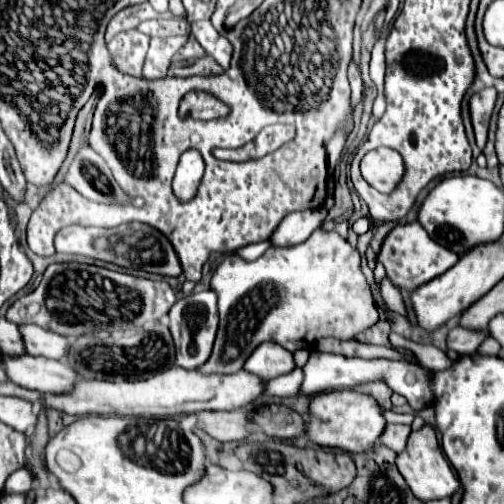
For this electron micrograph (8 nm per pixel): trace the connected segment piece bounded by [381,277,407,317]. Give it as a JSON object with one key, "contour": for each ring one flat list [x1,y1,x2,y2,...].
{"contour":[[385,277,381,281,381,294,388,308,405,317,407,315,405,304,399,290]]}

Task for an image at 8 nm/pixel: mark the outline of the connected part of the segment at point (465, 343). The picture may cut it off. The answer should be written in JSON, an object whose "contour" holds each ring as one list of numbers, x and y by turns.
{"contour":[[456,327,456,329,452,329,452,331,448,333,446,345,448,345,448,349,456,351,458,355,472,355,486,337,488,337,488,331,482,331,482,333,476,333,476,331,474,331,474,333,472,333,472,331,468,331,468,329]]}

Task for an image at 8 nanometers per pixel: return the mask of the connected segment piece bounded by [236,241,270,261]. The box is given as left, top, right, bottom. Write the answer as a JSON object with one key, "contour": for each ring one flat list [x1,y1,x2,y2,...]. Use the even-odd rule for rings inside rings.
{"contour":[[262,241,262,243,254,243,254,245,246,245,246,247,236,249,236,255,238,255,238,257,242,255,242,259,252,261,252,259,258,259,268,247,270,247,270,243,268,243,268,241]]}

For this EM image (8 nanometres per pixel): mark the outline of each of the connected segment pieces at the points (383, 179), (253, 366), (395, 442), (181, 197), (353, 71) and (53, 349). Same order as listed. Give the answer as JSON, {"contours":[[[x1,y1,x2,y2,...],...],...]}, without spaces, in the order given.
{"contours":[[[376,149,362,159,362,177,382,193,390,193,402,179,404,162,392,149]],[[262,343,254,353,246,359,244,369,270,381,274,377,286,375,296,367,294,355,288,349,282,349,282,345,276,343]],[[388,423,386,429,382,431,380,441,390,447,392,451,400,453,402,447,406,447,406,439,410,435,410,425,402,425,402,423]],[[194,149,182,153,172,181,172,191,178,197,178,201,190,201,196,195,202,175,204,175,202,155]],[[354,61,348,67,348,81,352,85,352,103,356,105,360,101,360,95,362,95,362,77,360,77,360,71,358,71]],[[18,325,24,341,24,351,28,355,42,355,48,359,62,359,66,355,66,345,68,339,50,333,40,325]]]}

